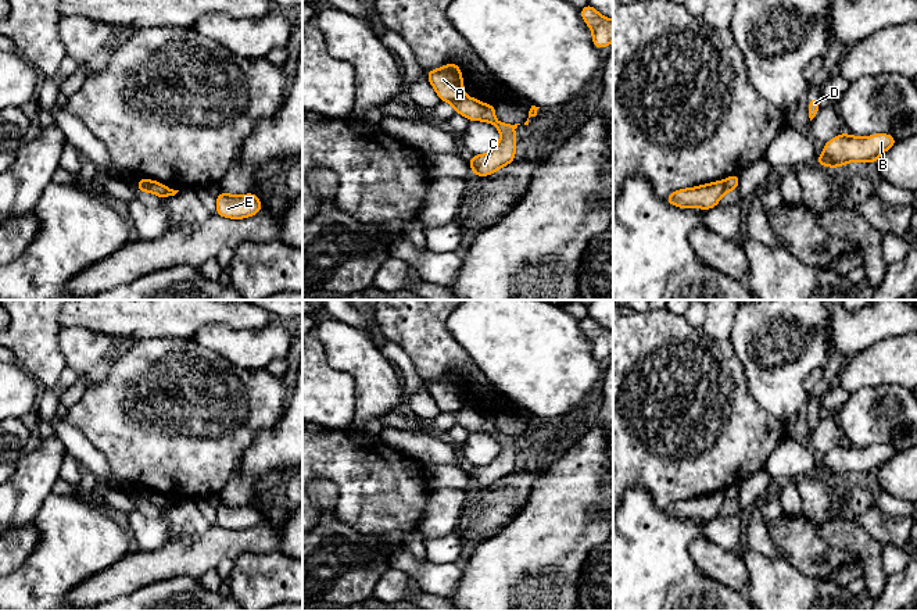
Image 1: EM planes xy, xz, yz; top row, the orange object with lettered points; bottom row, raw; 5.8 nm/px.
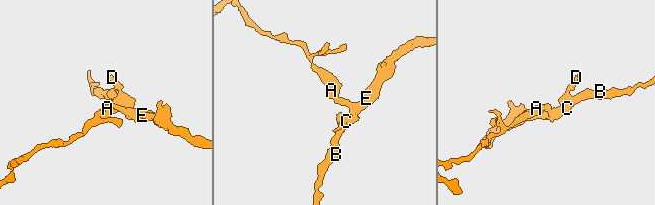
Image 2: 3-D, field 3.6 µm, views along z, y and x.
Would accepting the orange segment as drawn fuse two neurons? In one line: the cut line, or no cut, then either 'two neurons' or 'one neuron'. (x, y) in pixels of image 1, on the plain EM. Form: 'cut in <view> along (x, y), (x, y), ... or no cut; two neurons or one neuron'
cut in xz along (464, 406), (452, 414); two neurons

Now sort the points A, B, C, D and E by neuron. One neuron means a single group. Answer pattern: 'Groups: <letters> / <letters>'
Groups: A / B C D E

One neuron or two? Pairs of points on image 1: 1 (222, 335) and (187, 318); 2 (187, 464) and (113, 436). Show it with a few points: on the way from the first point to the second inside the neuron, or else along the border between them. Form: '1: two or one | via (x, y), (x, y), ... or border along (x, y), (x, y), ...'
1: two | border along (235, 328), (222, 324), (204, 324), (190, 338)
2: one | via (169, 446), (160, 436), (131, 436)

